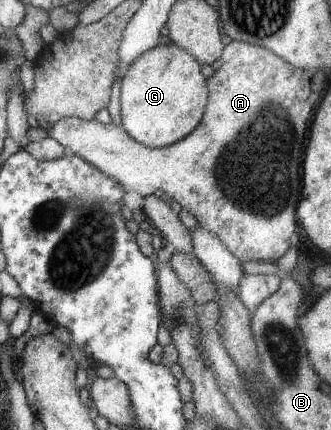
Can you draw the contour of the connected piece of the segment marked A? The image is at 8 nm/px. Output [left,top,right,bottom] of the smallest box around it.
[45,41,315,262]

